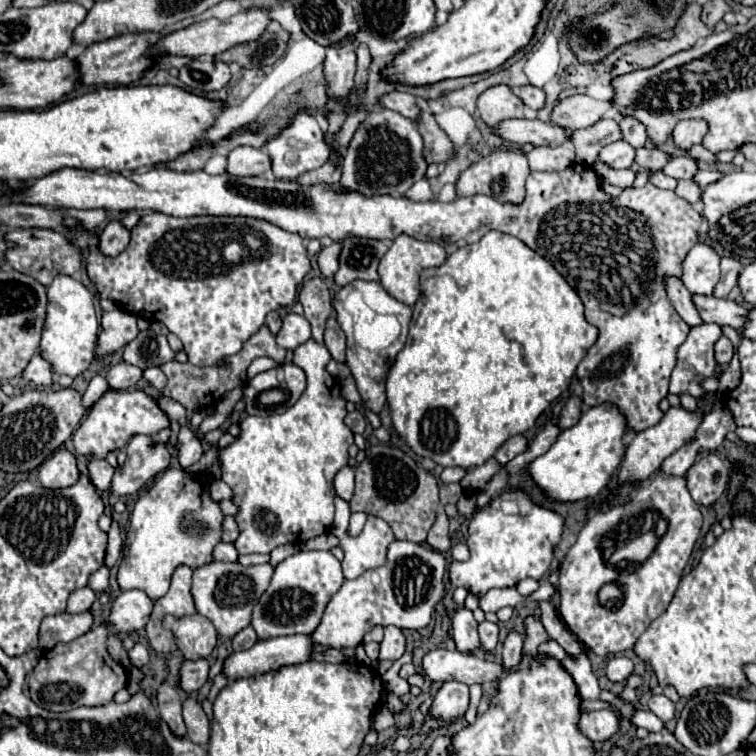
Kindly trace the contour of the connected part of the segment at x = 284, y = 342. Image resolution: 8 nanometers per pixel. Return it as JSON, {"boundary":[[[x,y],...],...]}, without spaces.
{"boundary":[[[289,312],[283,318],[283,326],[277,334],[277,344],[285,350],[295,350],[309,338],[311,338],[311,326],[307,326],[307,320],[295,312]]]}

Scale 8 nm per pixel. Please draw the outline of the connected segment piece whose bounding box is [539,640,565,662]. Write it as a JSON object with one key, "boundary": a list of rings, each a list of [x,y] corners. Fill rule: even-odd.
{"boundary":[[[551,640],[551,642],[547,642],[547,644],[541,644],[541,646],[539,646],[539,652],[541,652],[541,654],[547,654],[547,656],[553,656],[553,658],[557,658],[559,662],[565,658],[565,650],[563,650],[555,640]]]}

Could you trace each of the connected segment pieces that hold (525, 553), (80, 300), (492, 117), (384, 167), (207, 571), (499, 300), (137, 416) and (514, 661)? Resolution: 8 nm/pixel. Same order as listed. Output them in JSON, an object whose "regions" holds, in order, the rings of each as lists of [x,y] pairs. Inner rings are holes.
{"regions":[[[[521,488],[513,492],[513,498],[519,500],[519,514],[503,514],[497,496],[489,502],[489,506],[471,516],[467,530],[471,558],[467,562],[451,562],[449,584],[453,588],[465,586],[471,594],[483,596],[491,588],[507,588],[525,578],[541,580],[547,574],[553,562],[553,550],[561,540],[565,520],[561,514],[535,504]]],[[[57,276],[47,288],[47,320],[41,338],[41,354],[53,364],[55,374],[77,376],[89,368],[99,332],[99,320],[93,306],[93,294],[71,276]]],[[[493,86],[485,90],[477,100],[477,110],[487,126],[497,126],[503,120],[525,118],[525,106],[509,86]]],[[[383,108],[367,114],[367,120],[355,132],[343,158],[343,176],[339,184],[345,190],[359,190],[367,196],[403,196],[415,182],[425,178],[425,172],[427,160],[423,158],[423,138],[417,124],[399,112]]],[[[213,562],[201,566],[193,572],[191,592],[195,598],[195,608],[201,616],[213,622],[221,636],[233,638],[235,634],[239,634],[239,630],[251,624],[251,610],[255,608],[255,602],[259,602],[267,592],[273,572],[275,568],[269,562],[259,566],[241,566],[239,562]]],[[[499,230],[487,232],[479,242],[469,244],[453,252],[443,266],[427,268],[421,272],[421,298],[413,306],[413,317],[409,326],[409,334],[405,348],[397,354],[395,364],[391,366],[387,374],[387,402],[391,408],[391,418],[395,430],[405,438],[405,442],[413,448],[419,456],[431,456],[439,466],[461,466],[461,468],[475,468],[481,466],[485,460],[489,460],[495,450],[511,436],[529,432],[541,412],[557,400],[571,384],[571,378],[575,374],[575,366],[585,358],[587,350],[597,342],[599,330],[591,326],[583,314],[583,302],[575,294],[575,290],[567,284],[567,280],[547,262],[543,256],[539,256],[535,250],[531,250],[525,242],[521,242],[515,236],[503,234]]],[[[107,390],[87,412],[81,426],[73,434],[77,454],[87,458],[105,458],[109,452],[123,448],[135,434],[157,434],[169,428],[167,414],[143,390]]],[[[509,632],[507,640],[503,642],[503,666],[505,666],[505,672],[519,666],[521,654],[523,654],[523,636],[517,634],[517,632]]]]}

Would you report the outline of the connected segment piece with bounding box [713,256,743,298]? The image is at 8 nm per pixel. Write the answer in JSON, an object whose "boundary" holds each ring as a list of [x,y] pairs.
{"boundary":[[[725,256],[721,260],[721,280],[713,292],[715,298],[727,298],[727,294],[737,286],[741,268],[743,268],[743,264],[735,256]]]}

